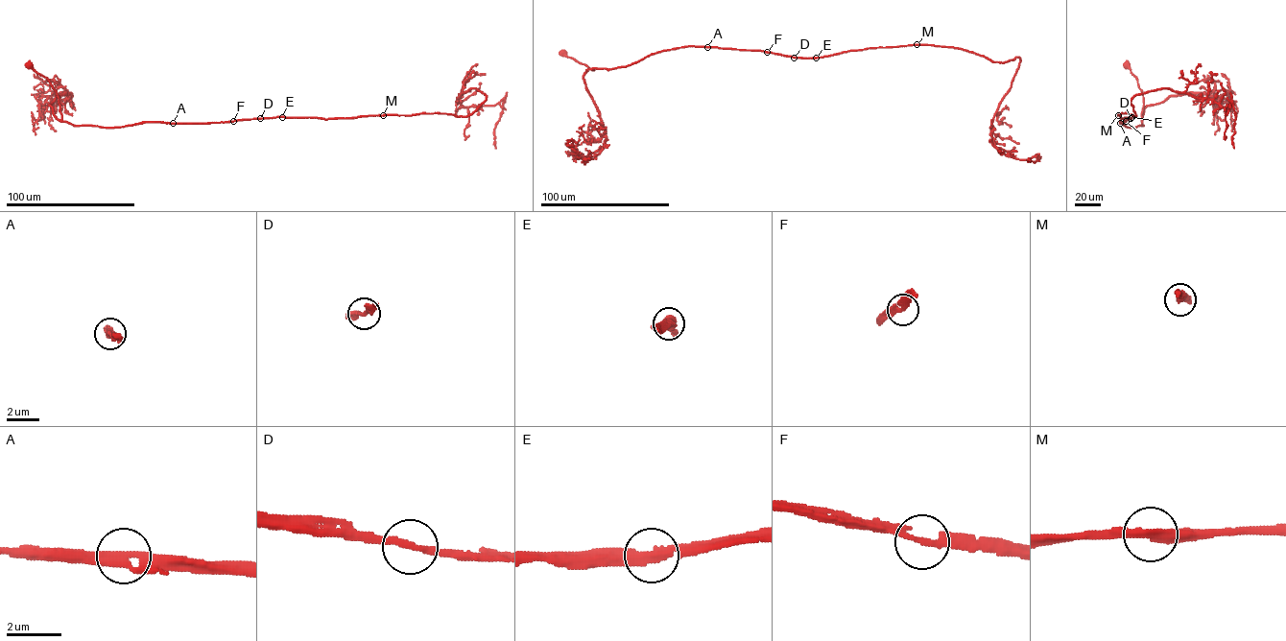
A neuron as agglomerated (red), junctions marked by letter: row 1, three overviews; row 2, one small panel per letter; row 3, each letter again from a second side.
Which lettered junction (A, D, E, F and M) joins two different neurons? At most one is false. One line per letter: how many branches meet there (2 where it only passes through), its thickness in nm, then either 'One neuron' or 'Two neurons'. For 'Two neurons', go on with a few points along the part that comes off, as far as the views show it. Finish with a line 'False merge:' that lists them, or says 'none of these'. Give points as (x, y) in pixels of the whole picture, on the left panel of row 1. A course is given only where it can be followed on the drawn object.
A: Branches: 2. Thickness 340 nm. One neuron
D: Branches: 2. Thickness 220 nm. One neuron
E: Branches: 2. Thickness 320 nm. One neuron
F: Branches: 2. Thickness 240 nm. One neuron
M: Branches: 2. Thickness 400 nm. One neuron
False merge: none of these

